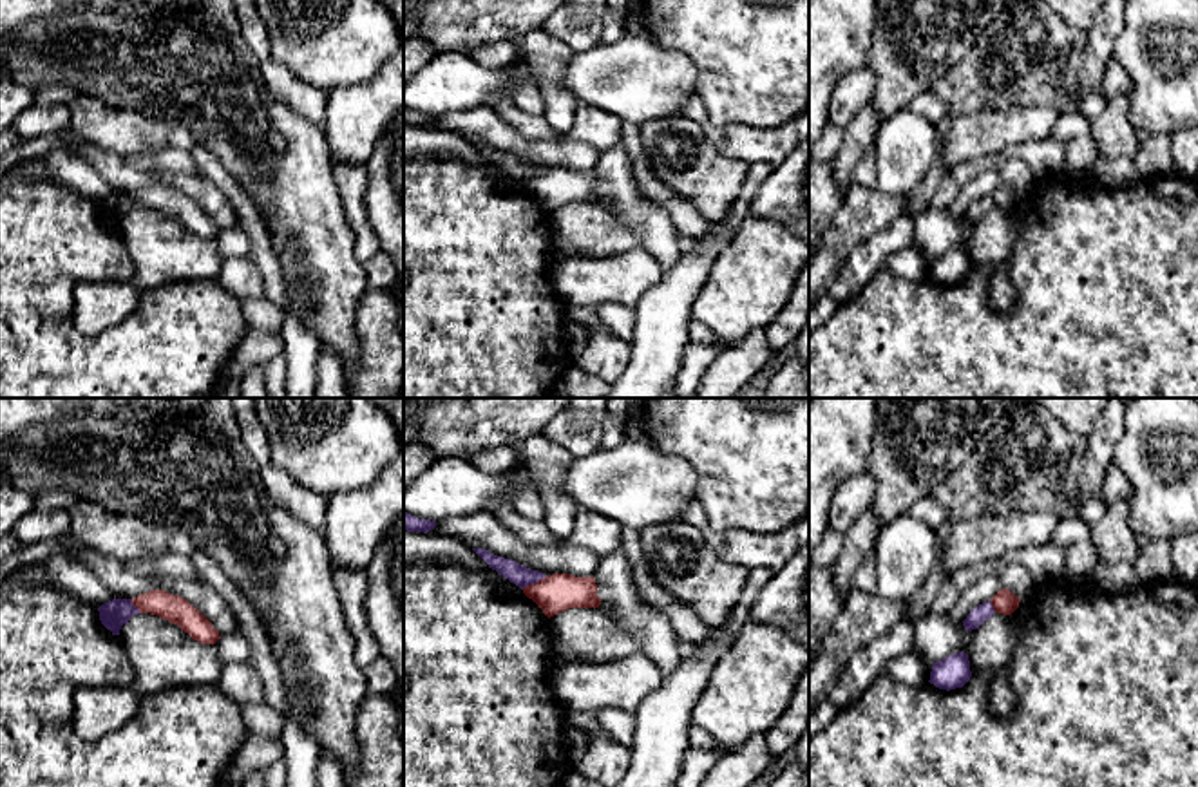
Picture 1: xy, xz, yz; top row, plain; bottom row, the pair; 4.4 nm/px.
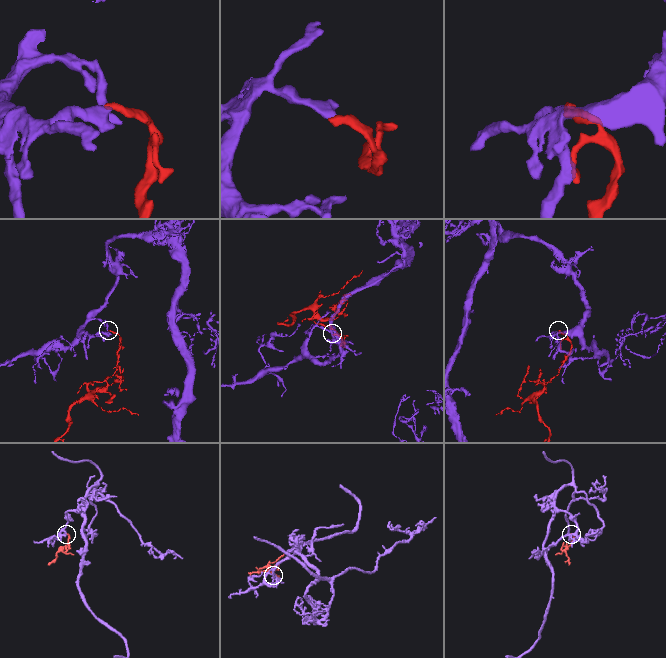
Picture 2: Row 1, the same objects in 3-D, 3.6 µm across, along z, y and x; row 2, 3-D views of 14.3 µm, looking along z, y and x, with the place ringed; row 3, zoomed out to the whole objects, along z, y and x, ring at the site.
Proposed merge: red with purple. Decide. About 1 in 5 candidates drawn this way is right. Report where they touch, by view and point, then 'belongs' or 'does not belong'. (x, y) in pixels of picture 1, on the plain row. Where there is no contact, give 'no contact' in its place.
contact xz (536, 178); does not belong

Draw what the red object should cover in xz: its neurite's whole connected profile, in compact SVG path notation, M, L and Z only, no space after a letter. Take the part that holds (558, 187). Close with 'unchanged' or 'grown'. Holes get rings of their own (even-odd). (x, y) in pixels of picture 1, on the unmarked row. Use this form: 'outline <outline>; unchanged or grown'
outline M552 168L536 179L525 181L523 188L532 194L548 213L570 203L601 201L594 170L575 172L570 168Z; unchanged

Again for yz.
outline M1003 183L992 192L990 197L995 208L1012 210L1019 203L1021 194L1010 185Z; unchanged

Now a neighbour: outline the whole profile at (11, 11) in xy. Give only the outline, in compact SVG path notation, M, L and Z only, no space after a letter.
M0 0L0 47L14 25L25 18L51 18L62 2L63 0Z

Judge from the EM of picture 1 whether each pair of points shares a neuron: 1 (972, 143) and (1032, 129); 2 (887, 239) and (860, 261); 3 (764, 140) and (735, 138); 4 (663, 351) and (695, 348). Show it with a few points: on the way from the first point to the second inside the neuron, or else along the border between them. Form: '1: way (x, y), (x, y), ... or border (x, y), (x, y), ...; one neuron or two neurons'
1: way (987, 134), (1017, 129); one neuron
2: way (880, 246), (867, 257); one neuron
3: way (757, 140), (742, 140); one neuron
4: border (690, 319), (688, 344), (681, 369), (674, 379); two neurons

